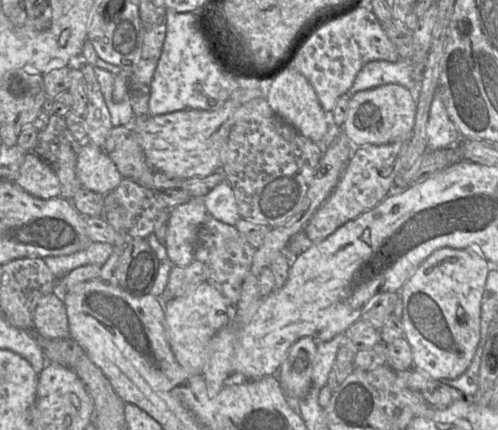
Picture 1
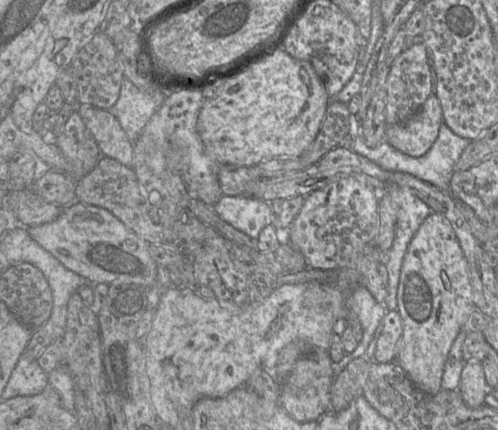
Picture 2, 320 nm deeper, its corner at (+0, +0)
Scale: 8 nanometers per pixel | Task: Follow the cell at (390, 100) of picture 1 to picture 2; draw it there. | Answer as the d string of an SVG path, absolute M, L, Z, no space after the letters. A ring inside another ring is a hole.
M430 94L408 121L387 126L385 140L404 154L421 157L436 141L443 121L441 103L436 94Z

